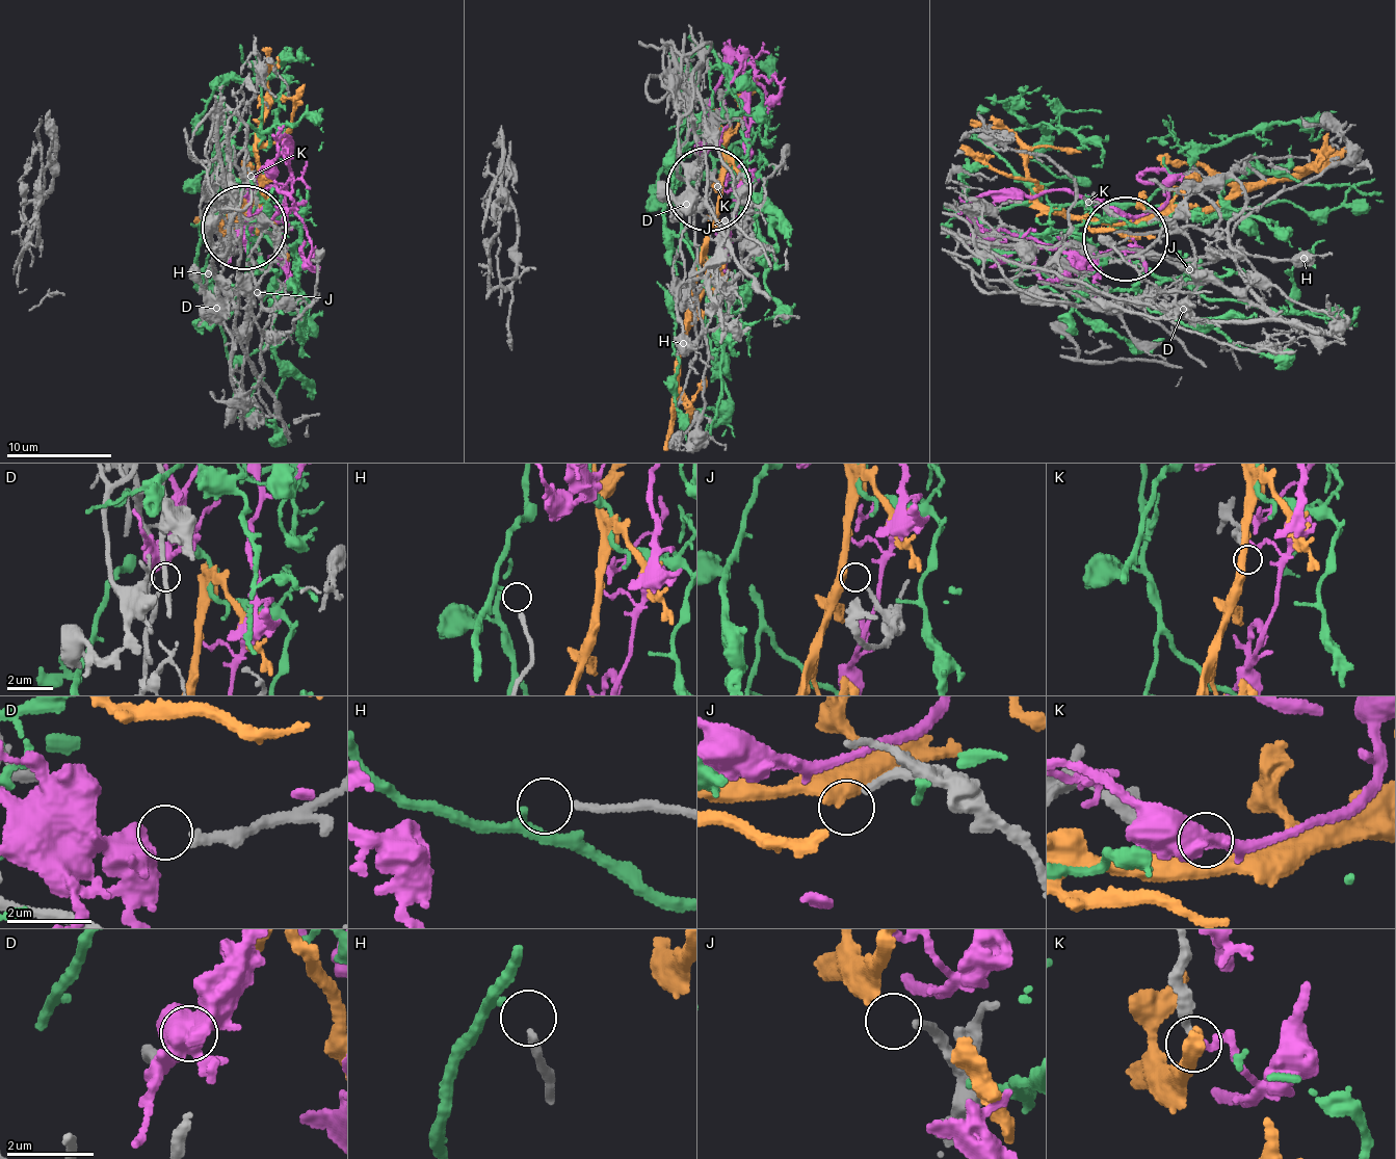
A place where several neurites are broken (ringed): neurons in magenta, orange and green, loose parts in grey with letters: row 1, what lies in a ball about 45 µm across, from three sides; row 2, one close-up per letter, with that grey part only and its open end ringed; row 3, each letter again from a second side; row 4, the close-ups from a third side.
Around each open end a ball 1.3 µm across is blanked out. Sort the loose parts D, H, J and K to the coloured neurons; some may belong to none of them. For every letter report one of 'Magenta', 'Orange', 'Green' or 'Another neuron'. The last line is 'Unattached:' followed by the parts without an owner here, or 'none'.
D: Magenta
H: Green
J: Orange
K: Another neuron
Unattached: K

